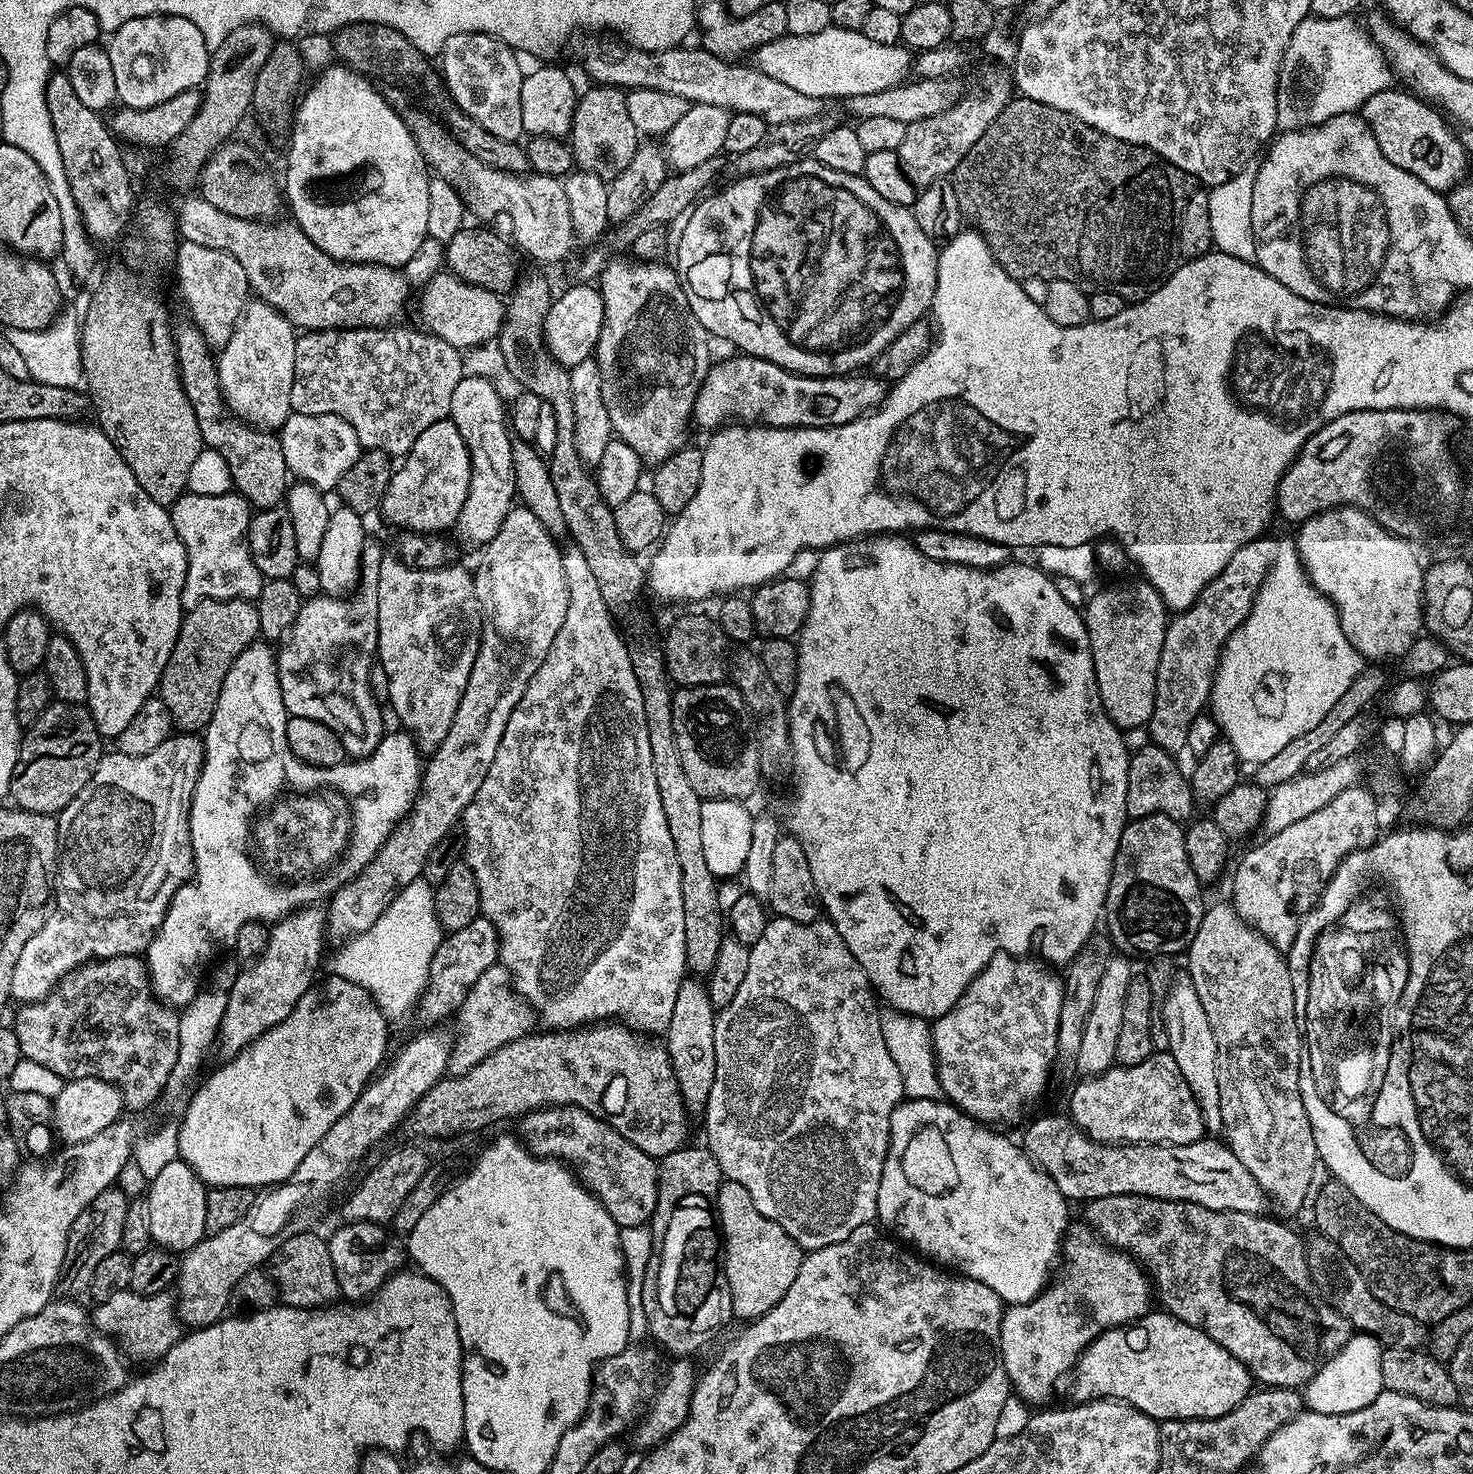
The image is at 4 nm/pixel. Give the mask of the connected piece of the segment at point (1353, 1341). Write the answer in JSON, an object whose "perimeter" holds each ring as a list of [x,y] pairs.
{"perimeter":[[[1355,1333],[1347,1340],[1346,1346],[1322,1365],[1318,1374],[1305,1385],[1302,1394],[1305,1407],[1314,1413],[1345,1415],[1372,1404],[1385,1389],[1382,1382],[1383,1349],[1375,1336]]]}

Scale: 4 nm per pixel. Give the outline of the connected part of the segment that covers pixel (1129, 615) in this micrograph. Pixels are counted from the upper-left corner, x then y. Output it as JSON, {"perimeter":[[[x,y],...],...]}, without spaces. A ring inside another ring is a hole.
{"perimeter":[[[1136,578],[1133,584],[1092,592],[1087,597],[1082,615],[1090,638],[1098,694],[1106,714],[1121,730],[1143,729],[1154,710],[1158,662],[1164,629],[1170,619],[1164,599],[1147,580]]]}

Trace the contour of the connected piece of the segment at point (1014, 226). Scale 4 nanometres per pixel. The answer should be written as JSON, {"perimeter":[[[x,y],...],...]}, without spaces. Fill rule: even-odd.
{"perimeter":[[[1023,98],[1009,99],[1008,105],[990,122],[990,126],[970,146],[966,158],[958,162],[952,171],[952,185],[954,194],[958,198],[960,215],[968,220],[973,229],[980,233],[980,237],[990,246],[994,258],[1006,270],[1008,276],[1023,281],[1031,276],[1043,280],[1065,280],[1074,282],[1084,292],[1089,294],[1110,290],[1118,294],[1125,302],[1139,302],[1144,300],[1154,290],[1158,290],[1178,266],[1178,249],[1176,247],[1176,222],[1180,220],[1182,210],[1188,201],[1188,195],[1194,190],[1193,181],[1181,168],[1170,161],[1163,160],[1156,152],[1144,148],[1140,144],[1131,144],[1125,140],[1114,138],[1110,134],[1102,134],[1094,126],[1066,114],[1062,110],[1054,110],[1054,106],[1046,106],[1042,102],[1034,102]]]}

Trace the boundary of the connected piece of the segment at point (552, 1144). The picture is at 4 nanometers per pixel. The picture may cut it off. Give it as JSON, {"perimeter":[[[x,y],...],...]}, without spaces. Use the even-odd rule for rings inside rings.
{"perimeter":[[[573,1104],[555,1108],[537,1108],[519,1117],[519,1139],[535,1156],[559,1160],[571,1166],[580,1183],[593,1192],[614,1218],[619,1228],[642,1226],[651,1221],[656,1203],[662,1199],[660,1169],[657,1161],[647,1156],[634,1142],[622,1138],[607,1120],[590,1114]]]}

